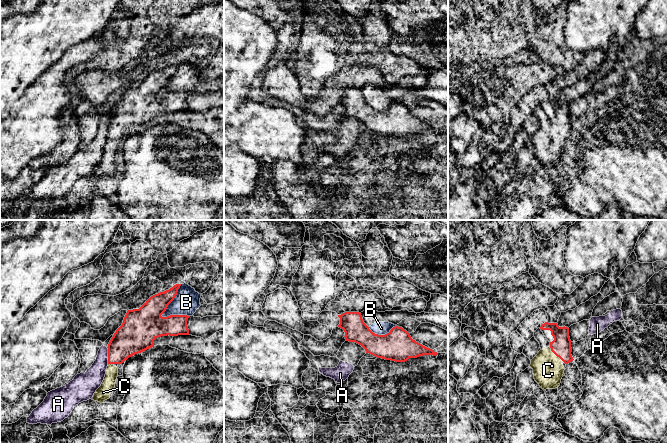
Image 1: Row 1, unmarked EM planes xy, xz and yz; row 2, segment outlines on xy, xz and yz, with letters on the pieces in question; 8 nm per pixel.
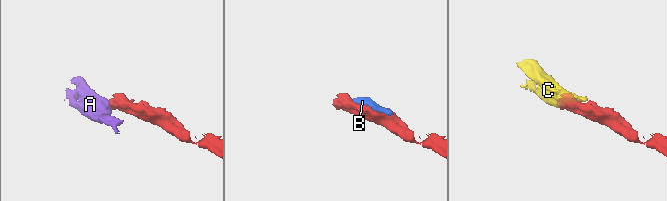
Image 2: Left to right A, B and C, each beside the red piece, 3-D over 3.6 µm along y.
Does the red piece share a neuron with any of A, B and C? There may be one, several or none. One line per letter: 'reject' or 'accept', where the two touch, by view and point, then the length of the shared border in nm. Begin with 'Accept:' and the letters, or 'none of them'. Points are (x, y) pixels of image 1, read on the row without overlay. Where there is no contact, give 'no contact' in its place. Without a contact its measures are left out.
Accept: C
A: reject; meets red in xy at (108, 131); contact 140 nm long
B: reject; meets red in xy at (172, 76); contact 320 nm long
C: accept; meets red in yz at (555, 130); contact 160 nm long

